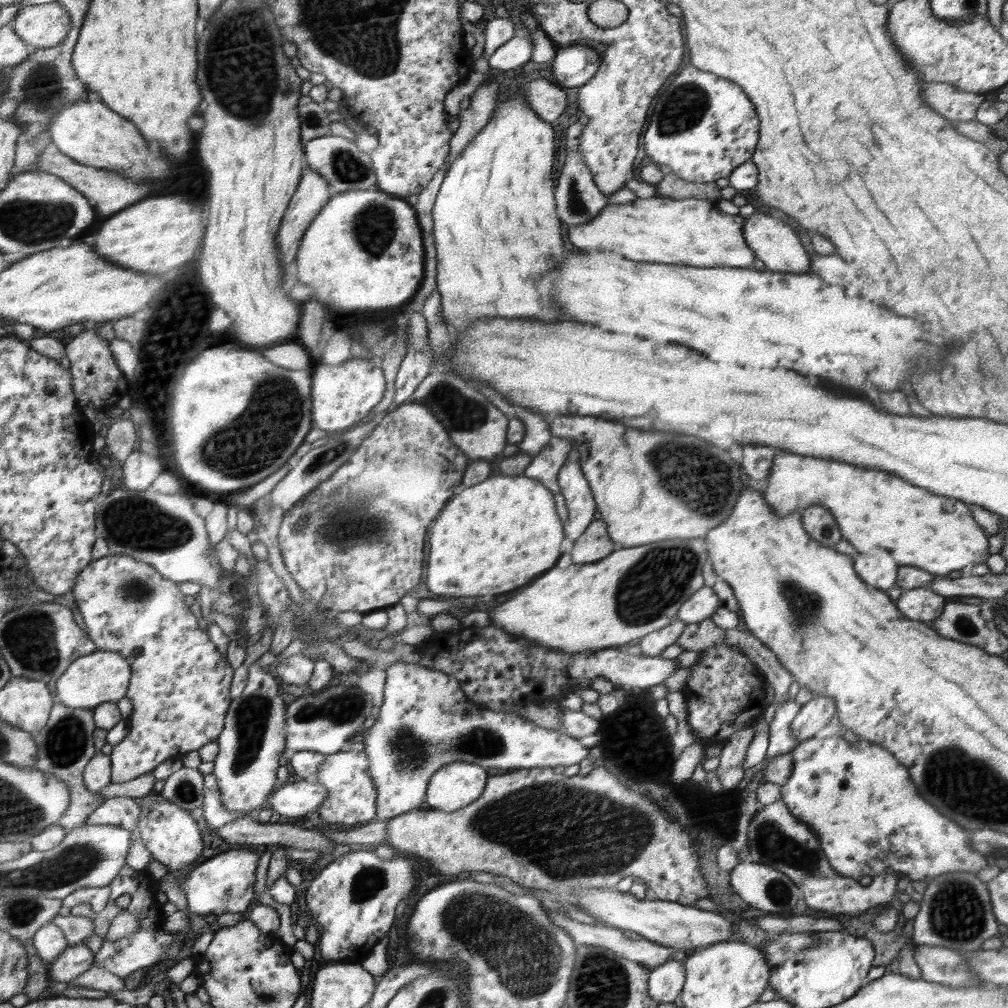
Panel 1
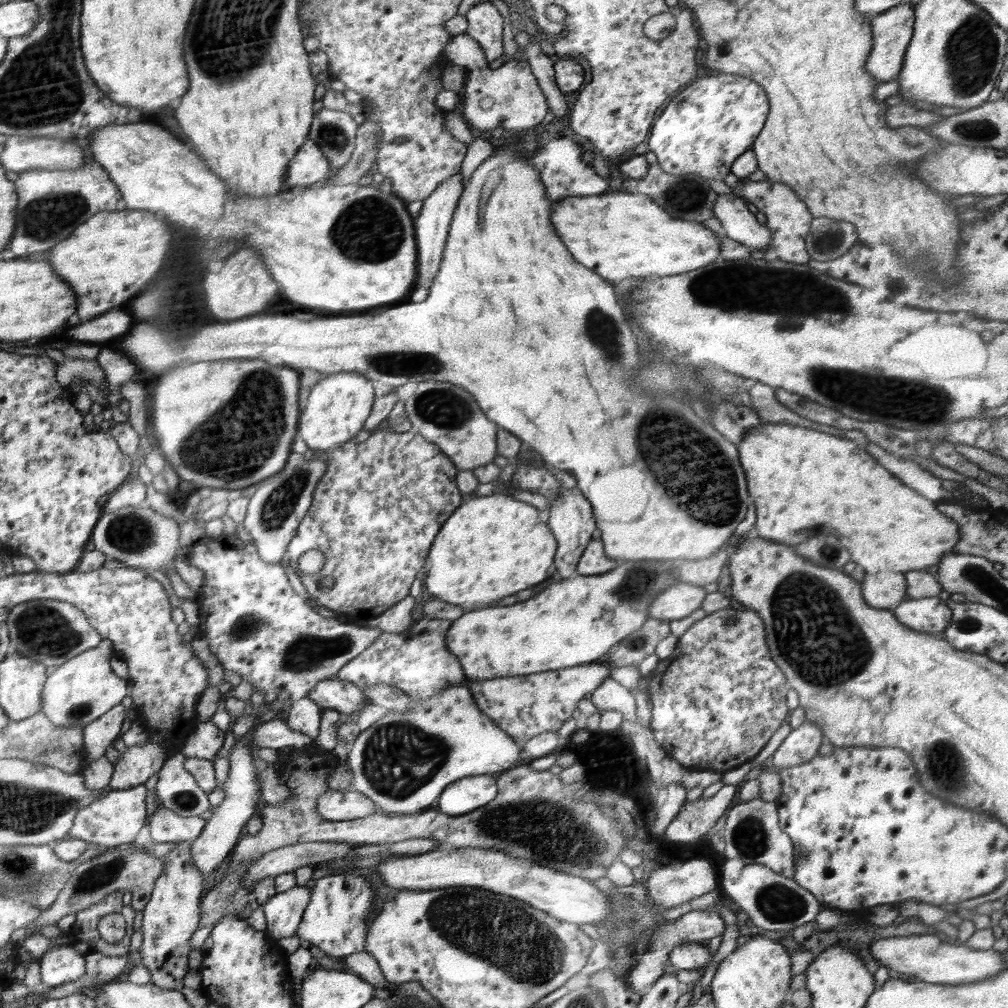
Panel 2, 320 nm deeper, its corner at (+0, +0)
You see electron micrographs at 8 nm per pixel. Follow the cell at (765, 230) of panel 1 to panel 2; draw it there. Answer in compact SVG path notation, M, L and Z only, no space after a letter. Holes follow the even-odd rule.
M719 194L713 206L713 216L722 224L721 233L751 250L763 251L772 248L772 231L756 221L755 214L748 210L748 202L742 197Z

